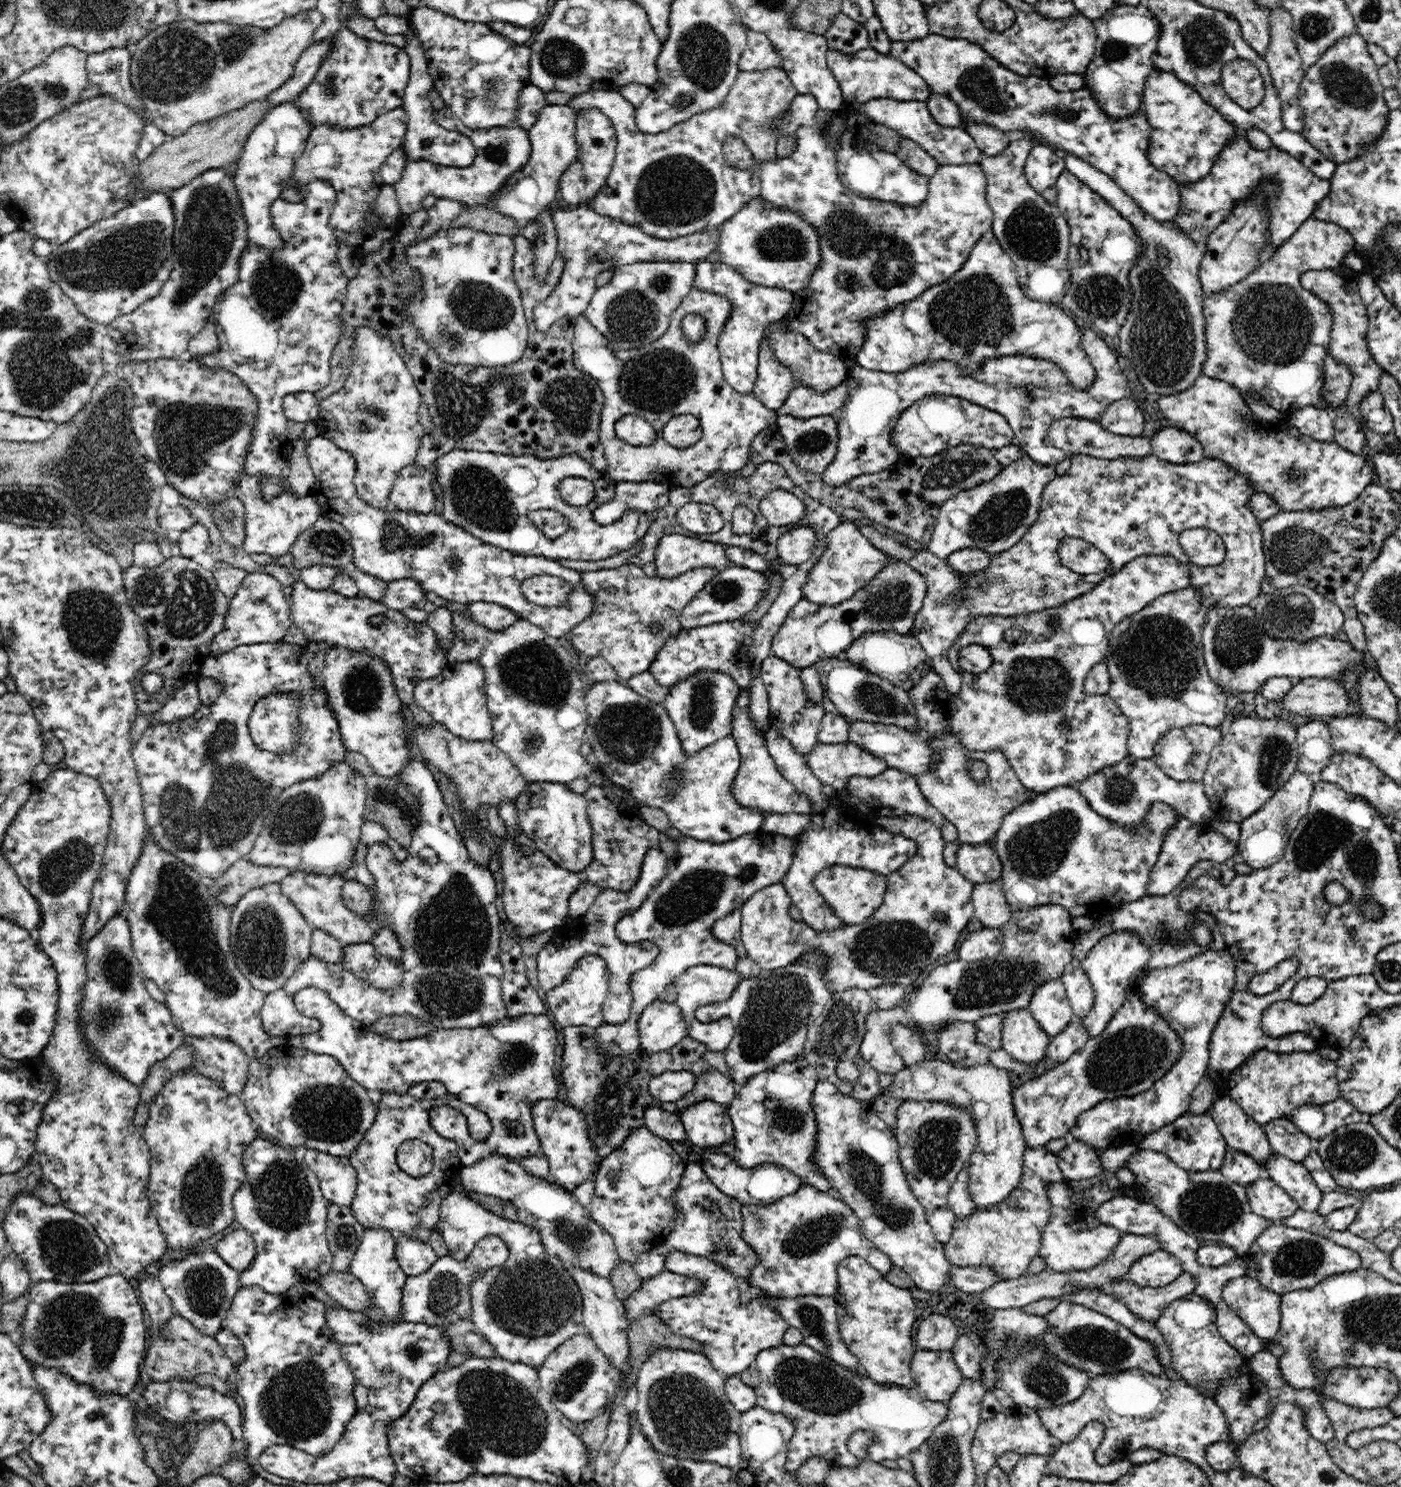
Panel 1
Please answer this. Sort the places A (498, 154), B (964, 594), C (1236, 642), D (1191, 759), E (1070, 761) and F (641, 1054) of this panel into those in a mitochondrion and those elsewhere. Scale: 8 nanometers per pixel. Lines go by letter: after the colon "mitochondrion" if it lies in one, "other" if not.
A: mitochondrion
B: mitochondrion
C: mitochondrion
D: mitochondrion
E: other
F: other

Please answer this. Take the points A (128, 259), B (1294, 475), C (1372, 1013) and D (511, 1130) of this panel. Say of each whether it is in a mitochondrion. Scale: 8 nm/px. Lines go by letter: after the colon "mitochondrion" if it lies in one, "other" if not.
A: mitochondrion
B: mitochondrion
C: other
D: other

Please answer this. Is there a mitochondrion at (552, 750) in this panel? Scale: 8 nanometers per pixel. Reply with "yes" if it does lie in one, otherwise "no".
no

